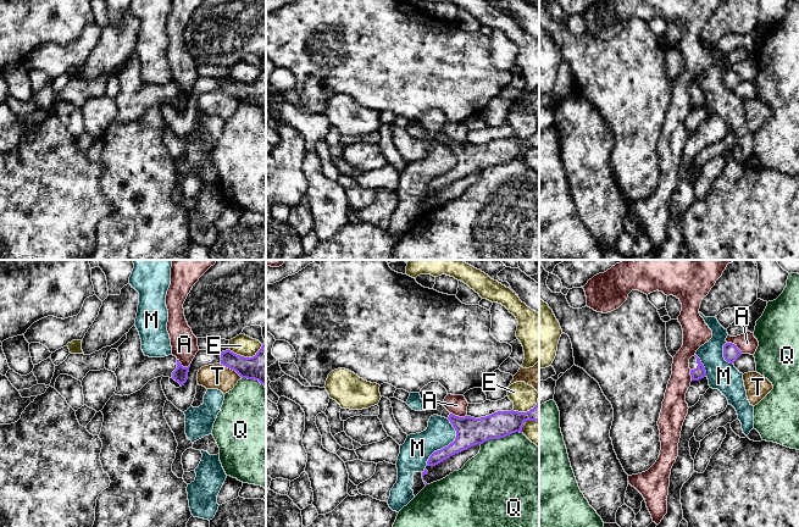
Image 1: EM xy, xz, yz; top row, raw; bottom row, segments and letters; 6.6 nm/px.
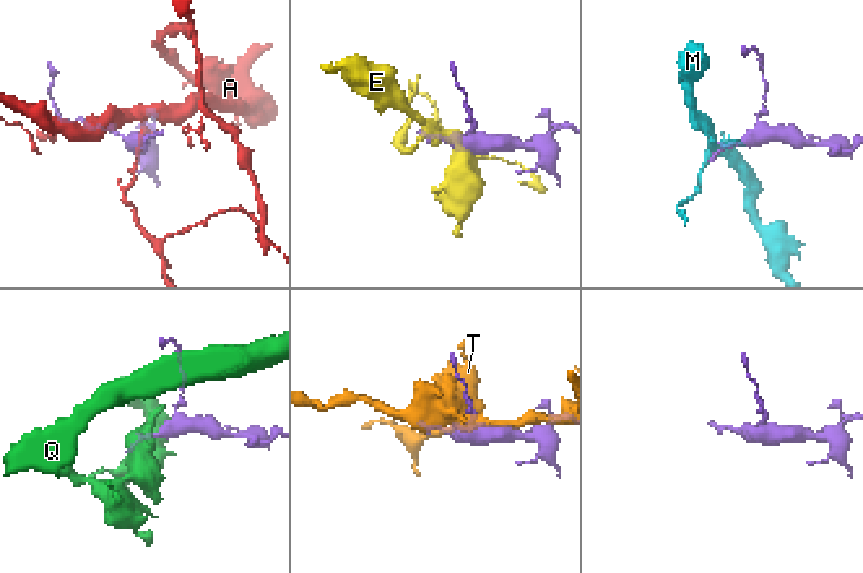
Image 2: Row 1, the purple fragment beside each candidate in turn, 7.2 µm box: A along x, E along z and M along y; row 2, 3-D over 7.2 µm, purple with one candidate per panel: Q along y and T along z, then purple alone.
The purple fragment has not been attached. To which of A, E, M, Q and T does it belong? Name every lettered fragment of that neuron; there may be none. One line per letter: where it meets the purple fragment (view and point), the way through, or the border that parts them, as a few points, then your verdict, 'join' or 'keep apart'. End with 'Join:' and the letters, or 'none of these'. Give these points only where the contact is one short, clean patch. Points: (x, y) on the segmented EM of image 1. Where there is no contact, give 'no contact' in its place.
A: yz (734, 345) | keep apart
E: xy (247, 358) | keep apart
M: xz (449, 444) | keep apart
Q: xz (500, 437) | keep apart
T: xy (231, 369) | keep apart
Join: none of these

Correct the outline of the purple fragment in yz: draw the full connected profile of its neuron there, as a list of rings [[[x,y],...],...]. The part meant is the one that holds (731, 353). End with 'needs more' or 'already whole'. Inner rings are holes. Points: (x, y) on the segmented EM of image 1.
[[[726,343],[723,345],[723,357],[727,362],[734,364],[734,361],[742,355],[742,351],[737,348],[737,345],[732,343]]]; already whole

